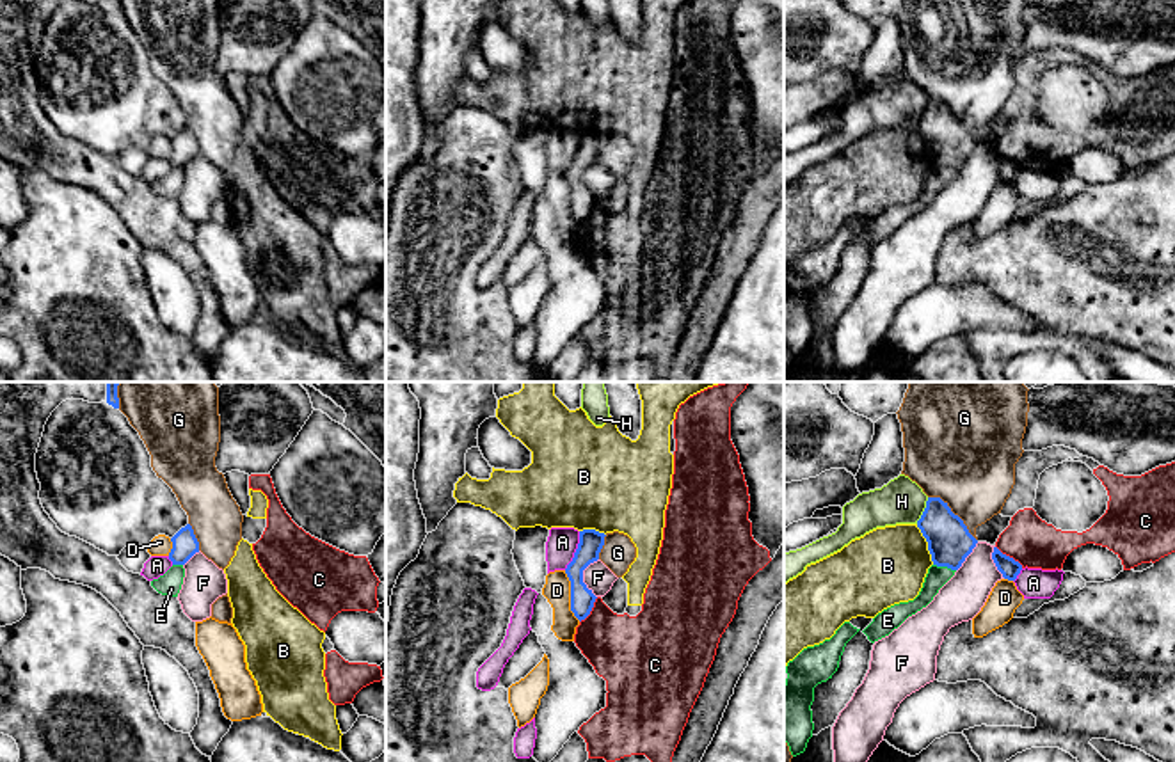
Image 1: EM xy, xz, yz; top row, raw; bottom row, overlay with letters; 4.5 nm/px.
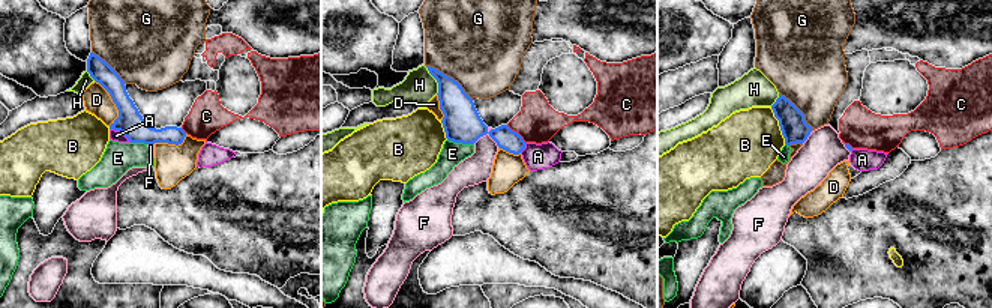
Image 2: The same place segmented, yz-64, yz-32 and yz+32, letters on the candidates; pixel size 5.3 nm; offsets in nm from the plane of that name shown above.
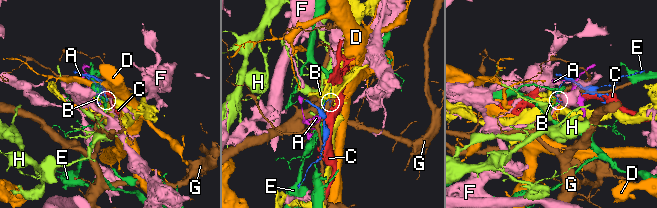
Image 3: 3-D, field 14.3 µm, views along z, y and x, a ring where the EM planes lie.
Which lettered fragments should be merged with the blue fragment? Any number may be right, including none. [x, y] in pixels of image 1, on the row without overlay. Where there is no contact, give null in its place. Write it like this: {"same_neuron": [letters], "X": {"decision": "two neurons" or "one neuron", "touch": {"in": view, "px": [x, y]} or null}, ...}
{"same_neuron": [], "A": {"decision": "two neurons", "touch": {"in": "xz", "px": [576, 153]}}, "B": {"decision": "two neurons", "touch": {"in": "yz", "px": [928, 146]}}, "C": {"decision": "two neurons", "touch": {"in": "yz", "px": [1008, 158]}}, "D": {"decision": "two neurons", "touch": {"in": "xz", "px": [571, 198]}}, "E": {"decision": "two neurons", "touch": {"in": "yz", "px": [944, 167]}}, "F": {"decision": "two neurons", "touch": {"in": "xz", "px": [582, 180]}}, "G": {"decision": "two neurons", "touch": {"in": "yz", "px": [953, 116]}}, "H": {"decision": "two neurons", "touch": {"in": "yz", "px": [925, 112]}}}

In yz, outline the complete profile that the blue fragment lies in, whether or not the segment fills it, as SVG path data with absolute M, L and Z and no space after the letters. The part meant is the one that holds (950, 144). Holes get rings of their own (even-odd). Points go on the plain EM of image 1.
M928 99L917 130L937 169L958 172L978 146L963 123L940 99Z

